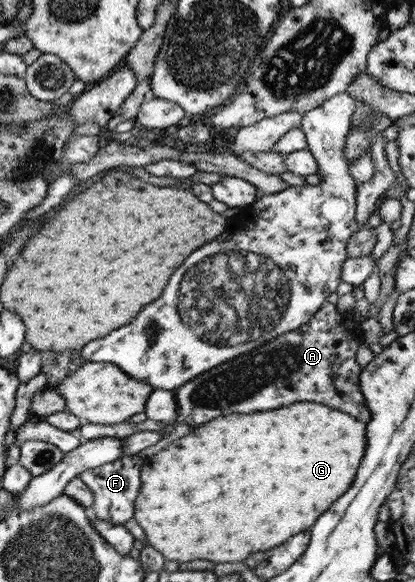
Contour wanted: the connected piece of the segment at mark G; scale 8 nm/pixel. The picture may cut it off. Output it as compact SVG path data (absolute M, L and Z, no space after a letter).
M295 402L289 404L287 408L277 408L269 412L253 412L253 414L231 413L219 416L211 422L206 422L193 428L189 432L191 446L185 442L185 438L175 440L175 444L167 443L164 448L159 448L158 452L151 455L150 459L142 459L141 484L135 497L133 506L133 520L137 522L139 528L145 535L148 546L161 553L164 559L177 558L173 562L189 562L189 558L203 558L213 564L219 562L239 562L244 561L253 552L265 552L271 548L279 546L285 542L289 536L307 530L315 518L329 508L333 500L337 500L353 482L353 474L359 466L363 451L366 447L365 427L366 423L357 420L354 416L349 416L339 409L329 408L326 405L313 402Z

